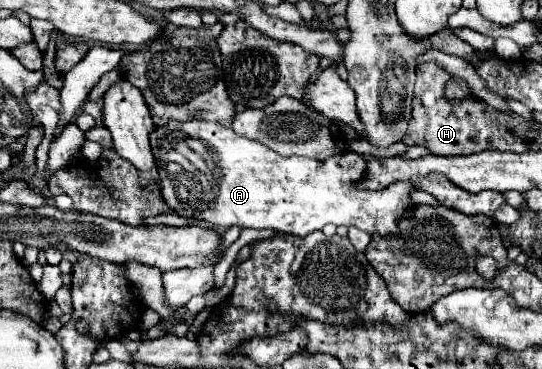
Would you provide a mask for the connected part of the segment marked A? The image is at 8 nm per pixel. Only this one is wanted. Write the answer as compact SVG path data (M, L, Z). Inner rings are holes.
M172 119L172 123L156 127L150 133L150 145L160 173L162 197L168 205L182 217L202 219L220 227L270 227L304 237L332 223L346 227L354 225L370 235L390 235L398 233L396 221L412 207L410 191L414 185L408 181L398 181L378 191L356 189L354 183L362 179L366 161L354 151L326 161L280 157L264 143L240 137L230 127L222 127L220 123L200 119ZM188 139L202 141L204 149L194 153L194 149L188 149L186 145Z

